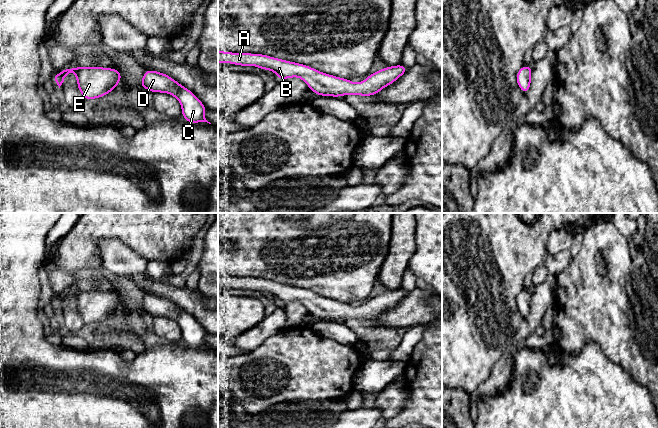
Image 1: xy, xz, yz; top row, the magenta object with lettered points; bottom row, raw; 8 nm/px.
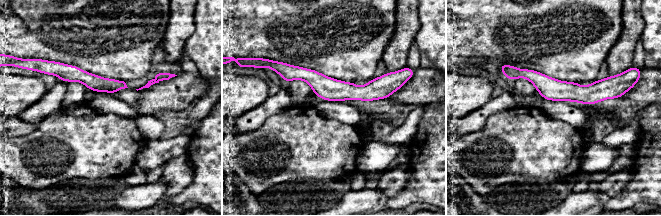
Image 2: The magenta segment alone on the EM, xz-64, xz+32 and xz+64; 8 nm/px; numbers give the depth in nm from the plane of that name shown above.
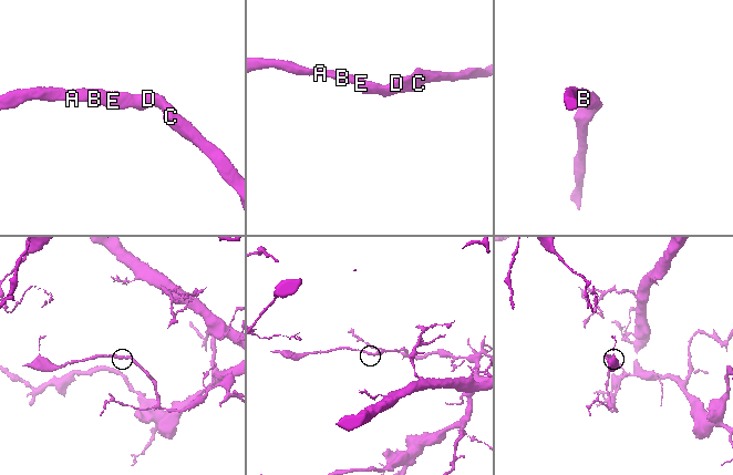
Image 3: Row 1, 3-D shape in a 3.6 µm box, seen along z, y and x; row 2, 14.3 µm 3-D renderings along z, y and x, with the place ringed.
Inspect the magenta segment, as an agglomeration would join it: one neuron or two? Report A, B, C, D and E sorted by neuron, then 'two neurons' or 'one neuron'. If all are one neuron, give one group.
A B C D E | one neuron

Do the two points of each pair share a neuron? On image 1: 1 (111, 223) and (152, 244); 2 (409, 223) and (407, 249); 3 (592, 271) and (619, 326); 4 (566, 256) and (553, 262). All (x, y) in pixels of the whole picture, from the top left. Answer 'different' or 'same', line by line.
1: same
2: same
3: same
4: same

